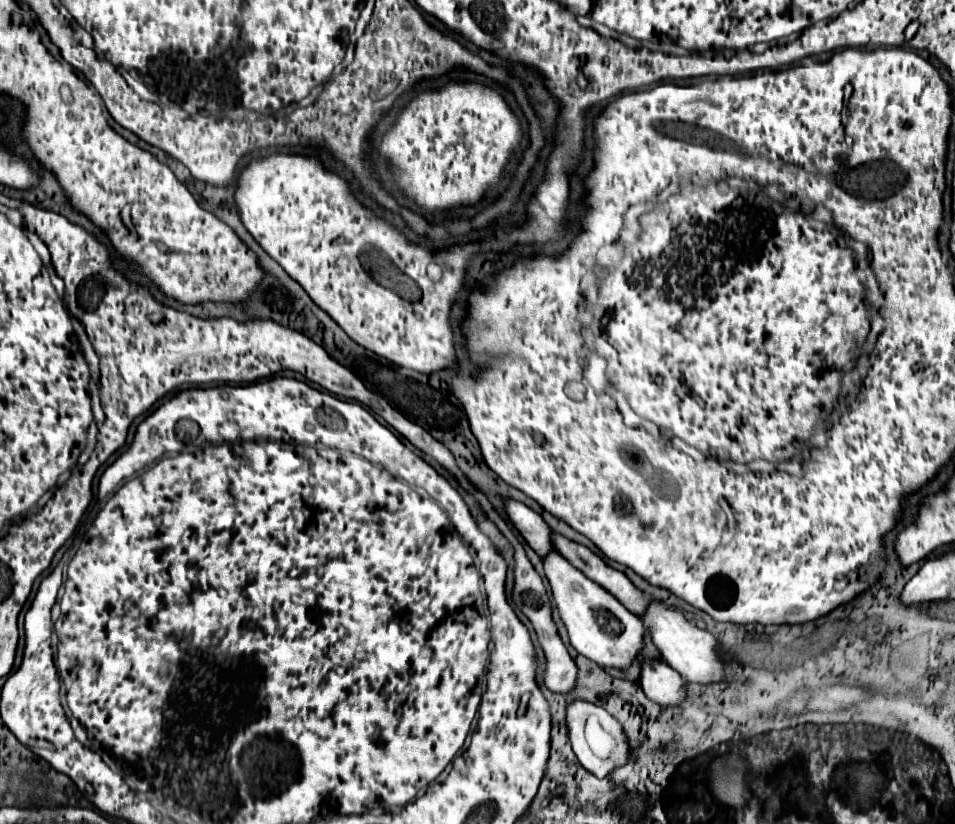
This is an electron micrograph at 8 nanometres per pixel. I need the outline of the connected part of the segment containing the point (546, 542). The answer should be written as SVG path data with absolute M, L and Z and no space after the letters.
M508 500L506 510L508 510L510 520L518 528L518 532L524 536L524 540L530 544L530 548L540 558L554 552L554 544L552 544L552 534L554 532L542 520L540 514L536 514L534 510L530 510L528 506L524 506L522 502L516 502L516 500Z

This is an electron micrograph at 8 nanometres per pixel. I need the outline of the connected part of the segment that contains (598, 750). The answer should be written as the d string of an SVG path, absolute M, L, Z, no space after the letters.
M576 700L568 706L568 716L566 716L568 728L570 728L570 742L572 750L578 756L578 762L592 772L596 778L606 778L612 774L616 768L624 766L630 762L630 746L628 746L628 736L622 728L622 724L612 718L604 708L594 706L586 700Z

